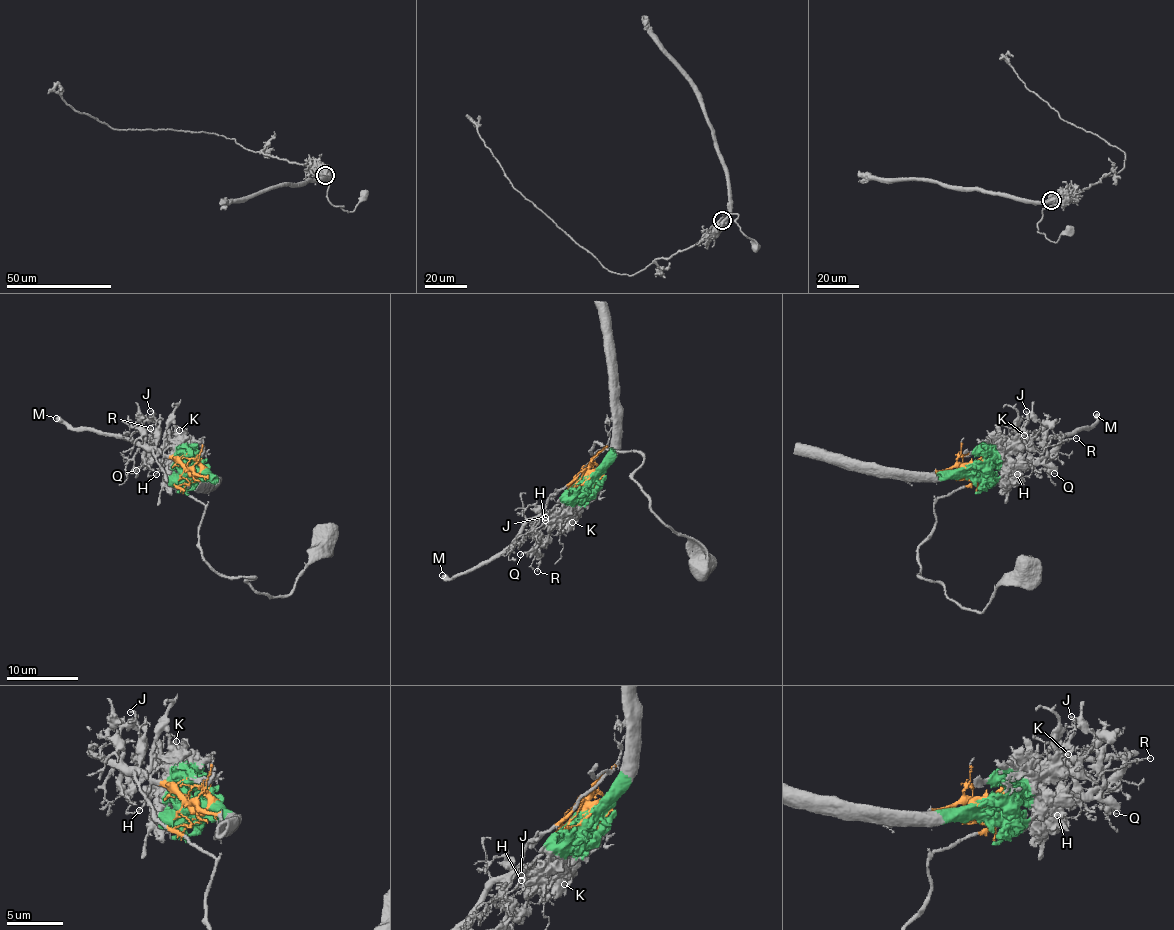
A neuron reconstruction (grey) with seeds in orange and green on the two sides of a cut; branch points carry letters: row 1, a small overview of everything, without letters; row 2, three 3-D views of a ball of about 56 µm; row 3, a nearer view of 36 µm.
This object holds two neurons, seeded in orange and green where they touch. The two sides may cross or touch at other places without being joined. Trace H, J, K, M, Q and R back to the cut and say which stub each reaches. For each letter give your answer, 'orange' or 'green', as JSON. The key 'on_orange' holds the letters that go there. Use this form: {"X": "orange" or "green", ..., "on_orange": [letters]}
{"H": "orange", "J": "orange", "K": "green", "M": "orange", "Q": "orange", "R": "orange", "on_orange": ["H", "J", "M", "Q", "R"]}

